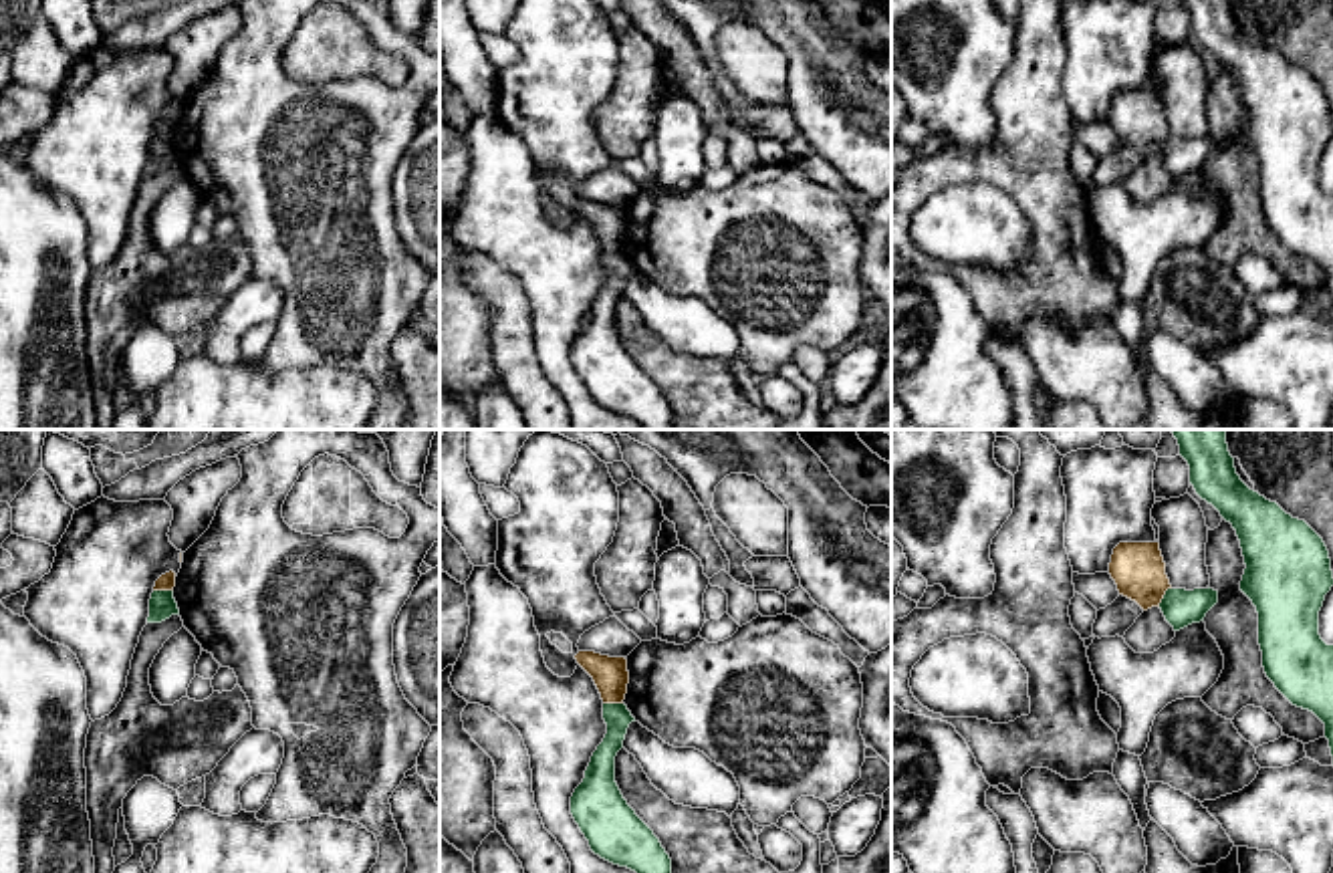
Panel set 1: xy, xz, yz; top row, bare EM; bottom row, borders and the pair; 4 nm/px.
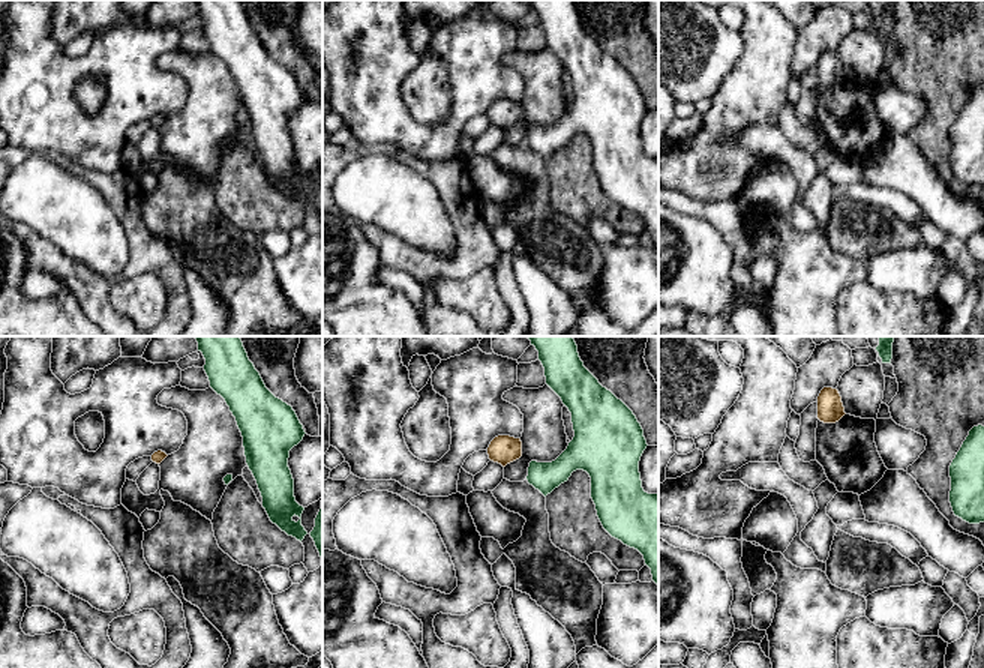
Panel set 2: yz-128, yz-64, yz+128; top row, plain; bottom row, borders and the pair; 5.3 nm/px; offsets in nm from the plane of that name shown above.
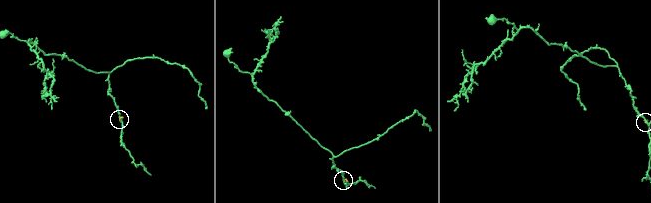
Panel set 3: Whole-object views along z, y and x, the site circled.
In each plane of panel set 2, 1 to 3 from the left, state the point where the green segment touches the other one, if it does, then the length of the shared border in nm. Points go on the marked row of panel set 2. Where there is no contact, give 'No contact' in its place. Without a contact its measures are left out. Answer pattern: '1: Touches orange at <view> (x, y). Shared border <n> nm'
1: No contact
2: No contact
3: No contact

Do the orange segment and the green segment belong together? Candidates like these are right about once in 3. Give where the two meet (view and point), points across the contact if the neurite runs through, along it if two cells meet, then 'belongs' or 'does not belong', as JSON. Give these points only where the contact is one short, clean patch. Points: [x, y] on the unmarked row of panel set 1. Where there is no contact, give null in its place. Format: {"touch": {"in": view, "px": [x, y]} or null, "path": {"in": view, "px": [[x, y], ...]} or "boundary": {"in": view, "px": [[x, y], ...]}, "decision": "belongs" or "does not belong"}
{"touch": {"in": "yz", "px": [1162, 146]}, "boundary": {"in": "yz", "px": [[1170, 136], [1158, 154]]}, "decision": "does not belong"}

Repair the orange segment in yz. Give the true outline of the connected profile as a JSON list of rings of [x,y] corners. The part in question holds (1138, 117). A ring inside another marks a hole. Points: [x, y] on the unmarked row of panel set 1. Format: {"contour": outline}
{"contour": [[[1119,91],[1111,103],[1109,123],[1119,143],[1135,149],[1143,159],[1160,155],[1166,139],[1172,137],[1160,91]]]}

